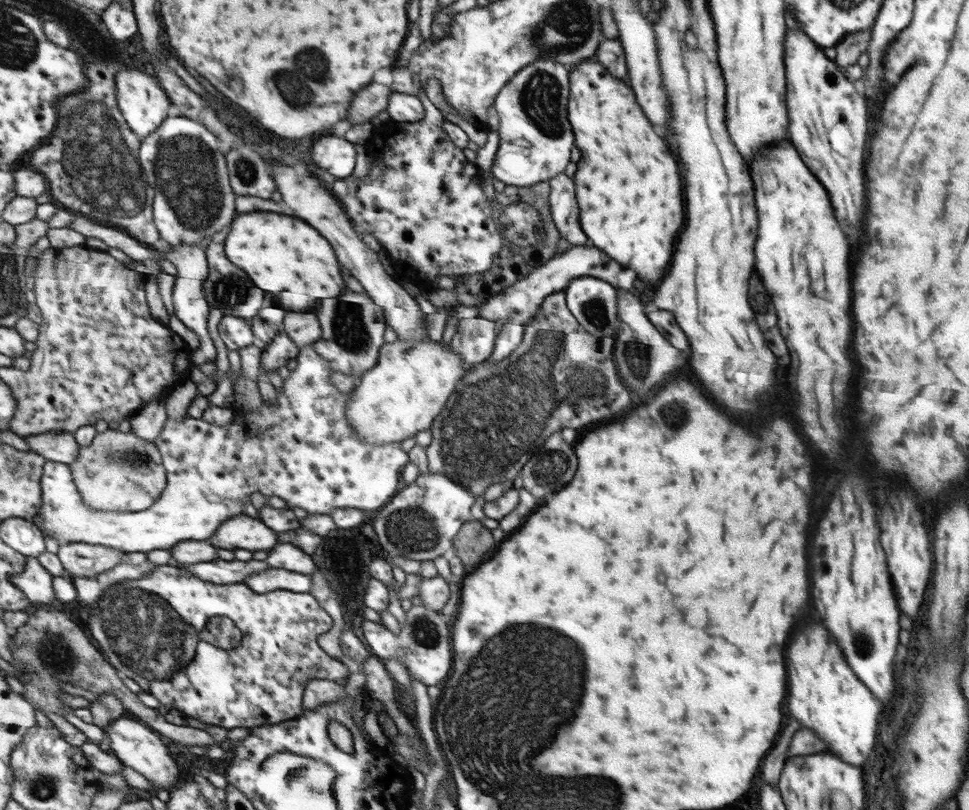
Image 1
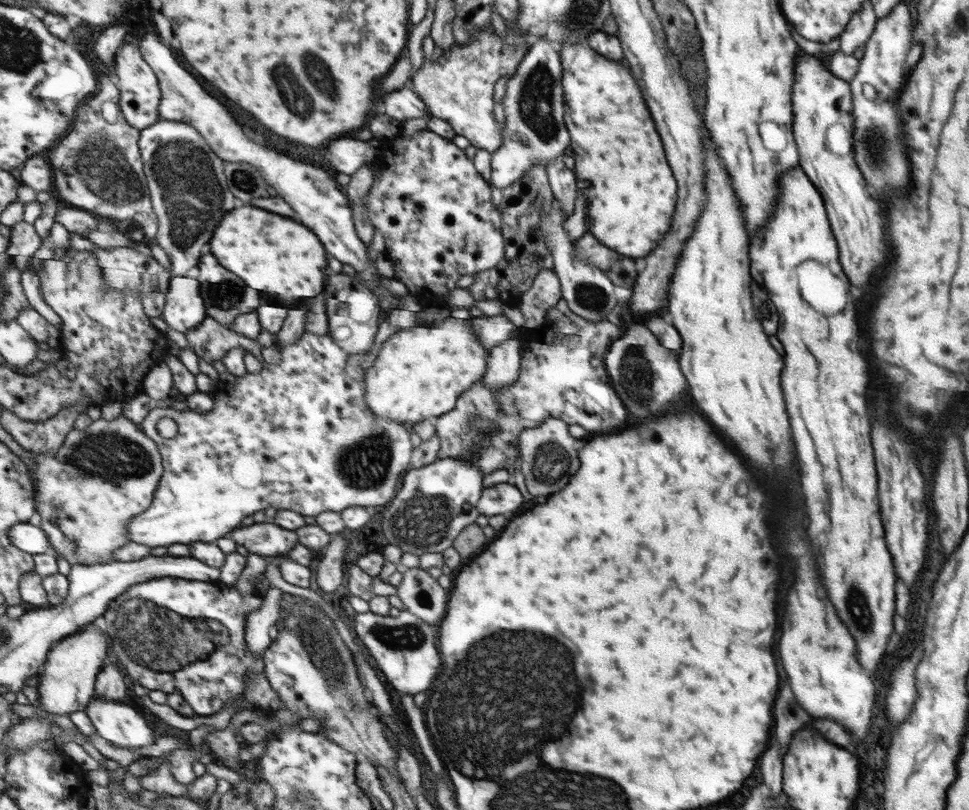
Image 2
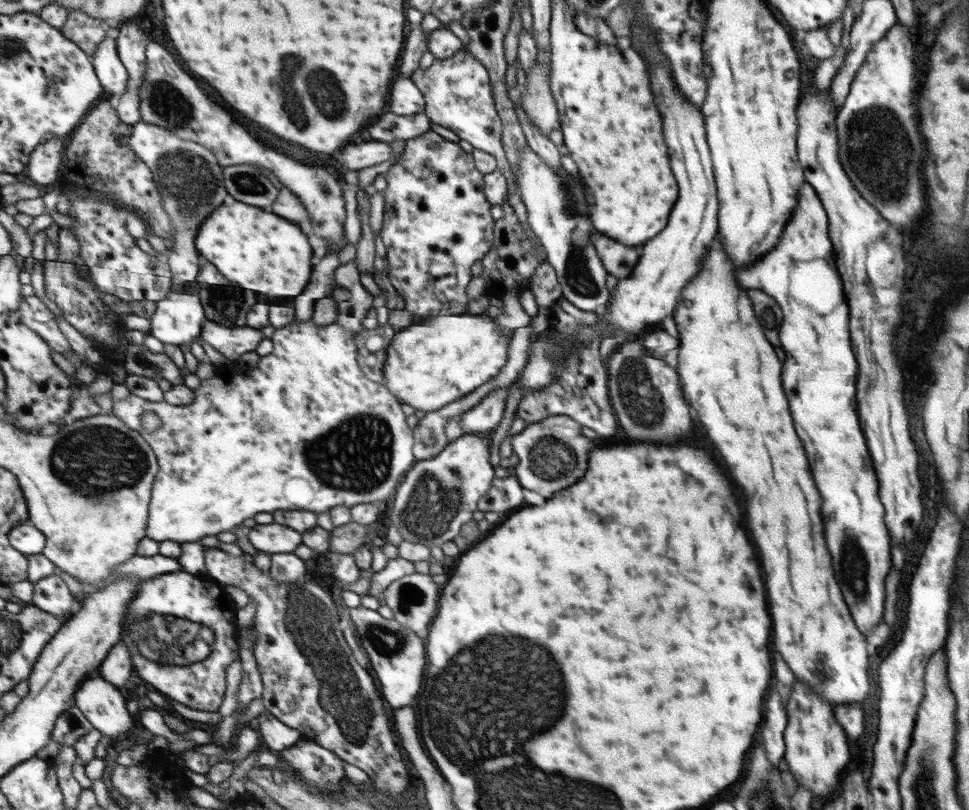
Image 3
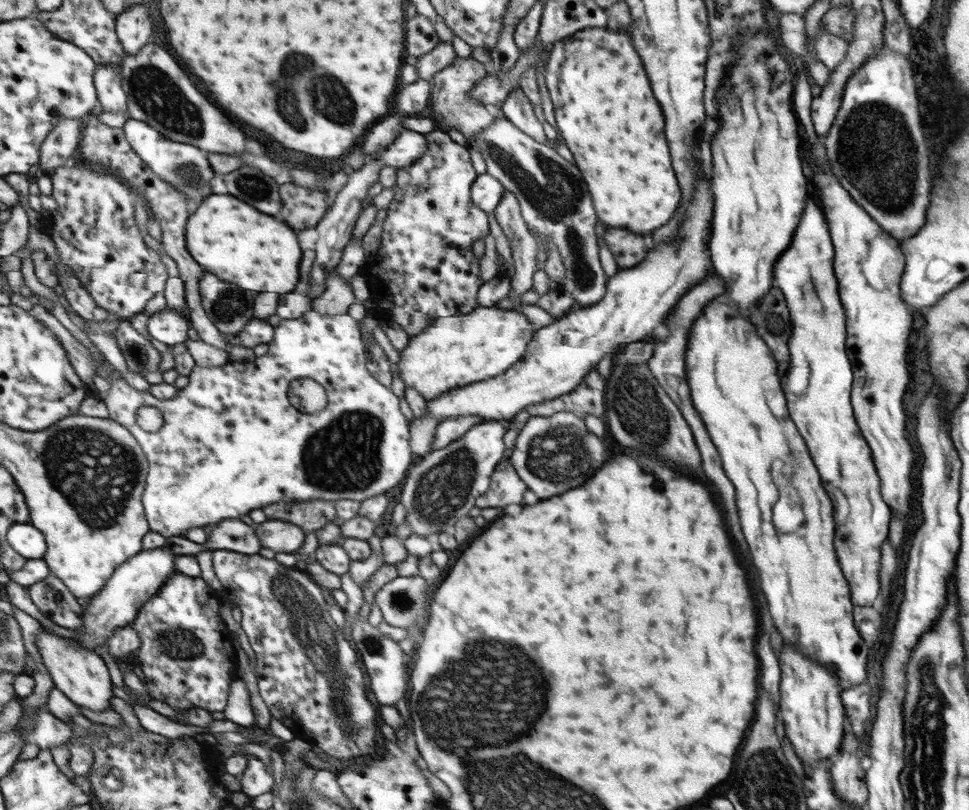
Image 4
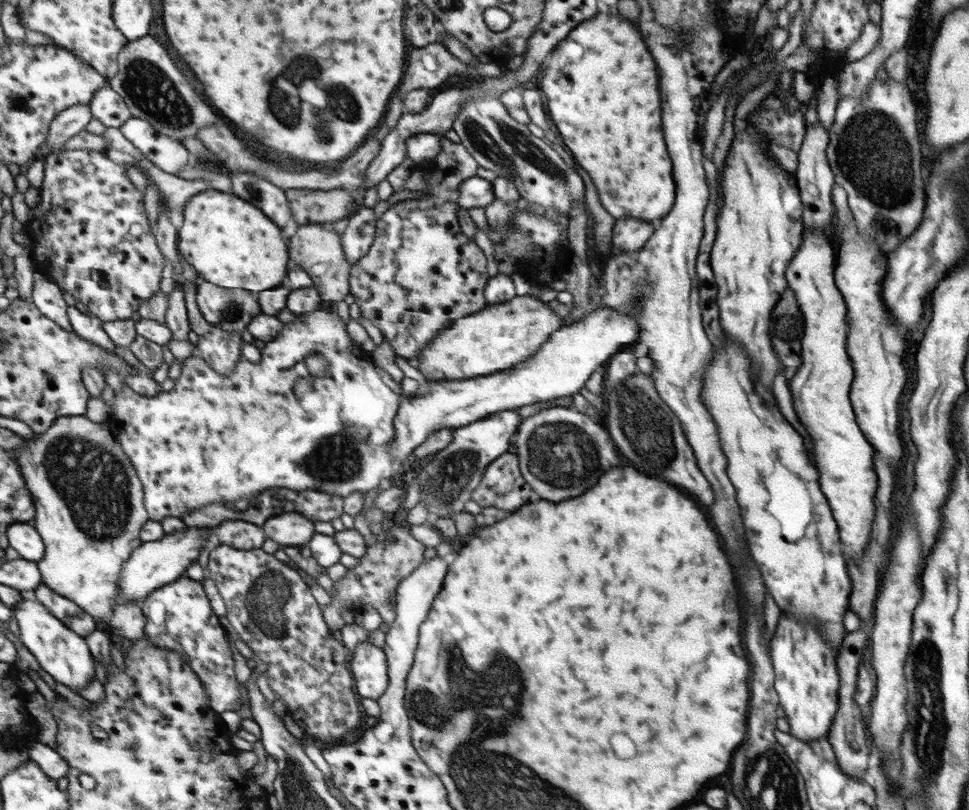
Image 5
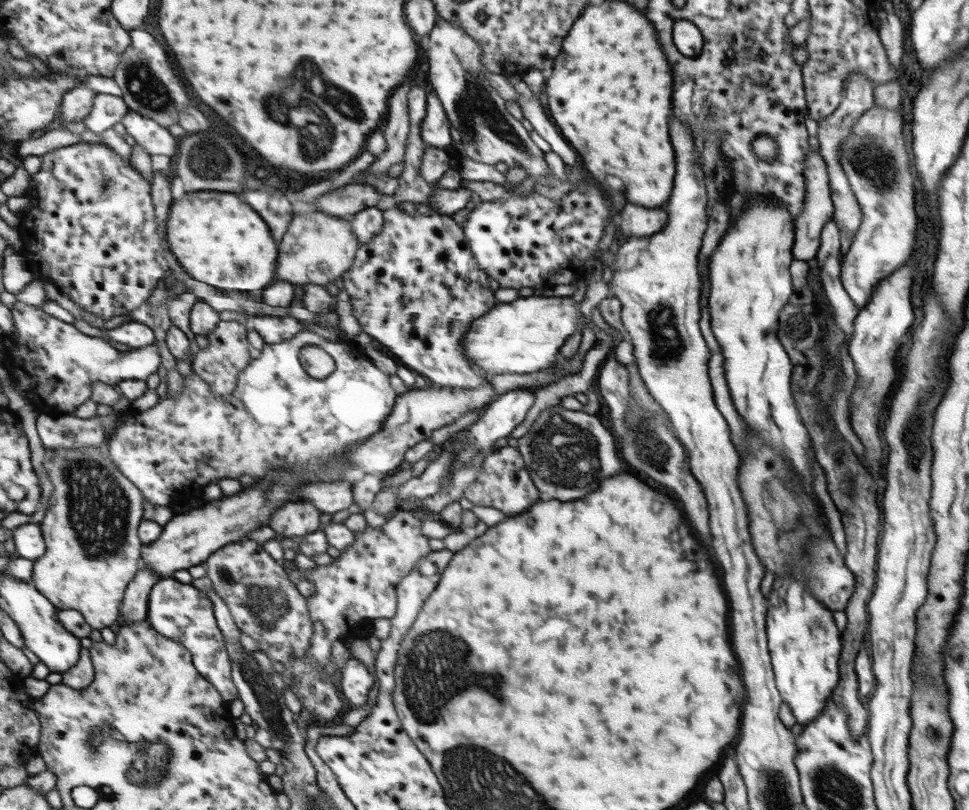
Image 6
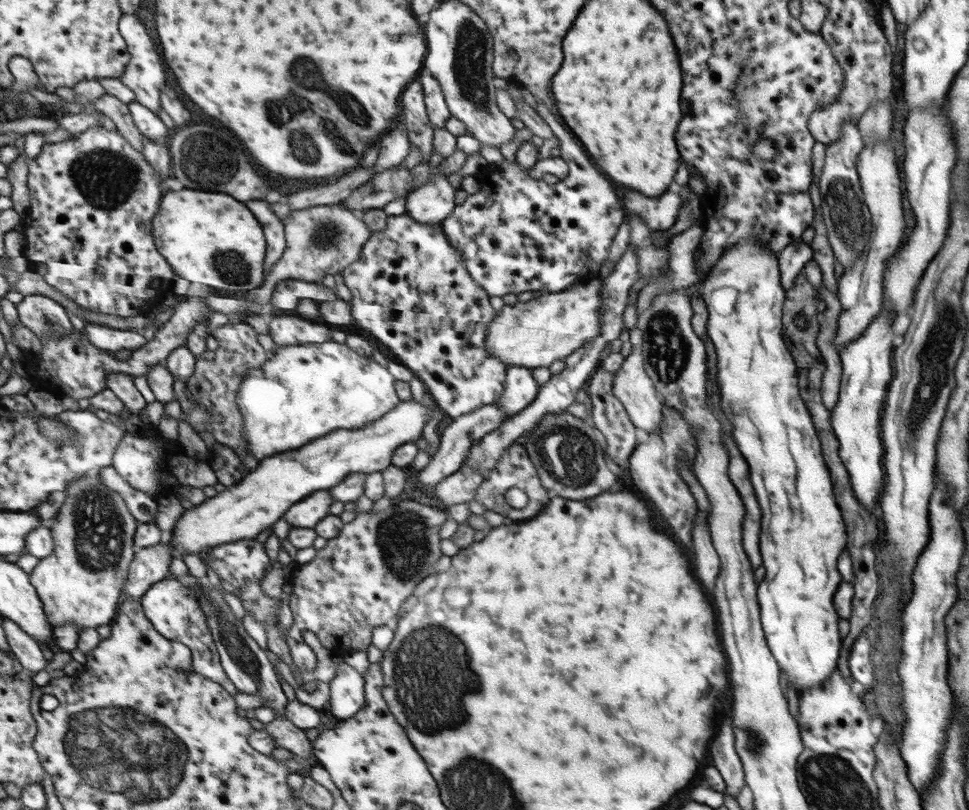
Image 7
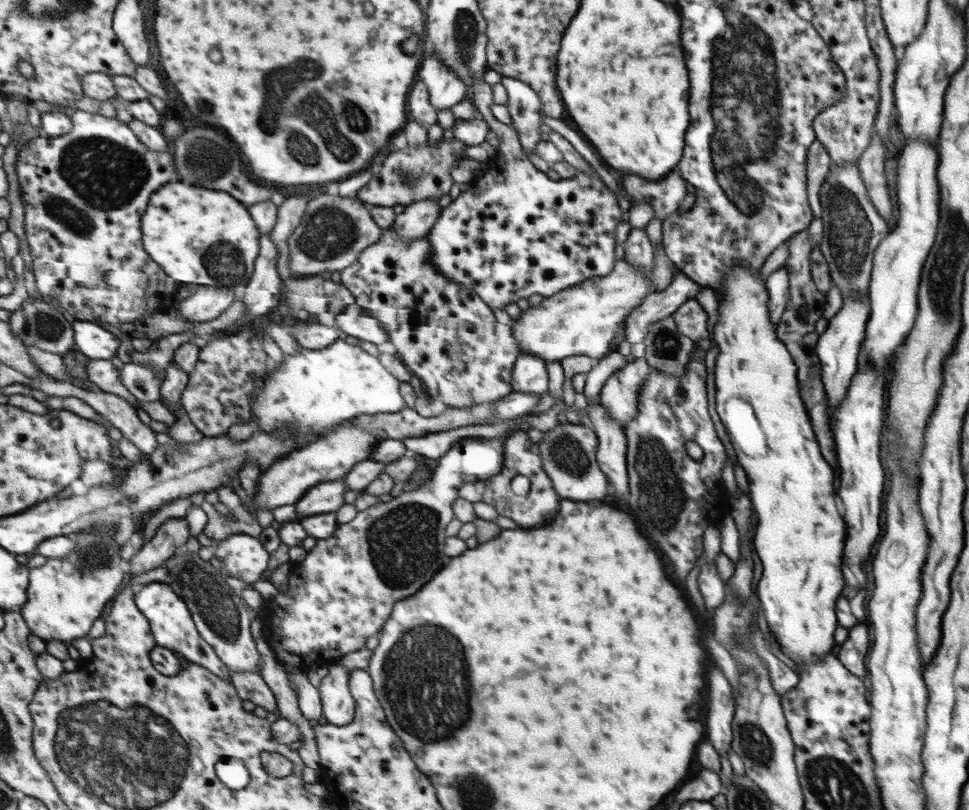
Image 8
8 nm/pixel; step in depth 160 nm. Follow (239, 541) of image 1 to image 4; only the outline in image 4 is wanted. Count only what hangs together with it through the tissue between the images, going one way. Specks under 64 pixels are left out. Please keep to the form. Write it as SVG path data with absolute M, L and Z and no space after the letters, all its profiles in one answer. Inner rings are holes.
M269 520L265 524L259 524L257 534L263 547L273 550L275 553L296 553L305 542L305 532L289 522L281 520Z

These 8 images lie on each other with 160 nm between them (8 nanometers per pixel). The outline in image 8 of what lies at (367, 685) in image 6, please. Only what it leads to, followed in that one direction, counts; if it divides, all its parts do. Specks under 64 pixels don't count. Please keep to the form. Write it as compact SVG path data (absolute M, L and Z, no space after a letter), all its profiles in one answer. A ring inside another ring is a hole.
M337 662L322 680L320 696L324 718L331 724L345 726L356 716L356 701L351 694L351 673L343 664Z

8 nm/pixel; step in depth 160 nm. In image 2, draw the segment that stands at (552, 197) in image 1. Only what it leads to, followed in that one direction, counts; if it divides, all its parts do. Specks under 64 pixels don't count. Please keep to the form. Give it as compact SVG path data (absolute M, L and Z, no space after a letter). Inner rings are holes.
M561 157L548 161L544 165L547 185L554 201L557 201L558 208L562 208L562 214L567 214L569 217L575 204L575 190L577 190L575 176L571 170L565 168Z

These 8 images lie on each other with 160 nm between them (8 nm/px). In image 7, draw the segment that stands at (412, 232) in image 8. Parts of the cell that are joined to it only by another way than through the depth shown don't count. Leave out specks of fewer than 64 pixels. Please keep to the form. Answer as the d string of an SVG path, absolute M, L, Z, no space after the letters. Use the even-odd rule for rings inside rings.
M433 174L424 186L412 192L406 198L406 210L413 220L417 220L419 224L440 224L443 219L447 218L455 208L455 189L451 188L445 176Z

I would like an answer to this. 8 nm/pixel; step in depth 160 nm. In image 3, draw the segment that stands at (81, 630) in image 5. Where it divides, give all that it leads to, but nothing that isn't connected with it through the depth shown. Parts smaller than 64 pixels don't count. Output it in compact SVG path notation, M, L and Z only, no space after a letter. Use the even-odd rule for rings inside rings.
M57 575L36 582L35 596L31 604L38 606L49 616L66 616L68 620L73 612L79 610L79 601L71 594L65 580Z

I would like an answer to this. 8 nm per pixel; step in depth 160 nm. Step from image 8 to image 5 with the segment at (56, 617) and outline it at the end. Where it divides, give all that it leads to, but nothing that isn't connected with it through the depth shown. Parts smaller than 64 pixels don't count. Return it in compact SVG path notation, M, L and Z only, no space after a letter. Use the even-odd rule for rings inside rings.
M86 414L62 416L53 423L47 434L37 434L27 440L27 448L23 448L18 456L22 472L27 476L27 486L35 496L35 504L39 504L39 516L35 524L46 544L45 556L38 562L44 583L61 596L74 600L91 616L103 620L104 625L113 618L126 560L142 545L142 530L150 520L145 505L144 484L119 441L105 423L93 422ZM35 454L39 458L49 456L49 464L33 463L31 458Z

